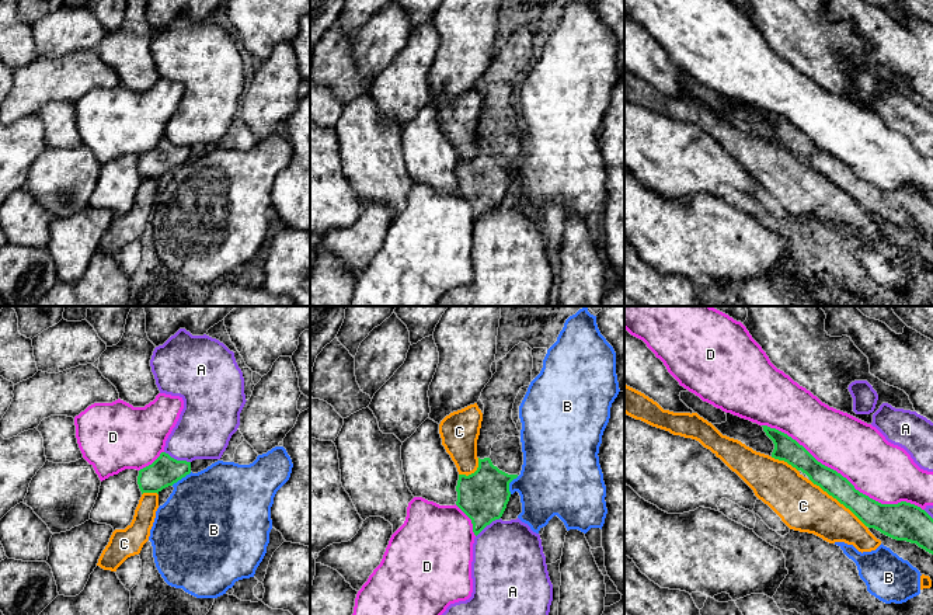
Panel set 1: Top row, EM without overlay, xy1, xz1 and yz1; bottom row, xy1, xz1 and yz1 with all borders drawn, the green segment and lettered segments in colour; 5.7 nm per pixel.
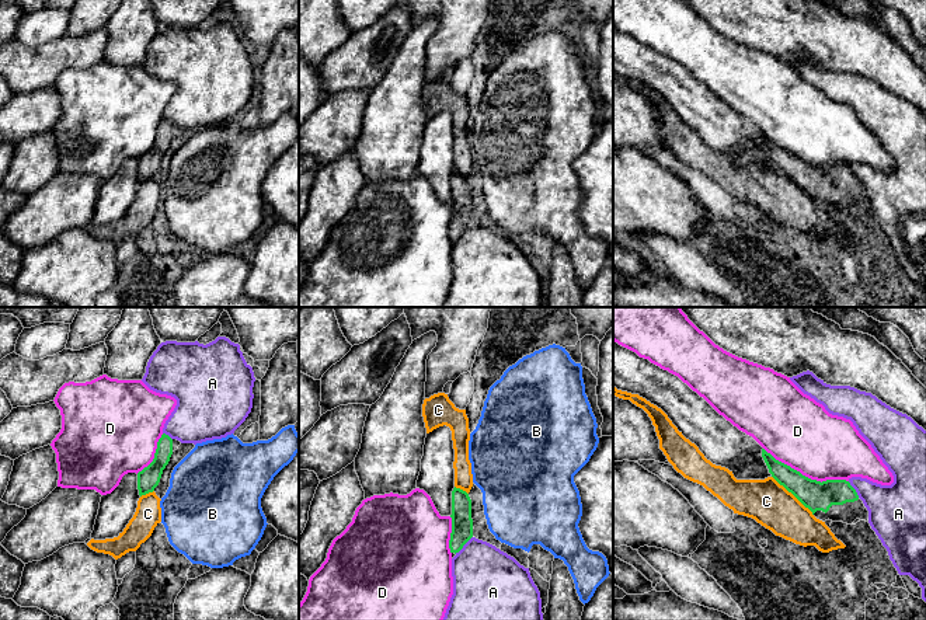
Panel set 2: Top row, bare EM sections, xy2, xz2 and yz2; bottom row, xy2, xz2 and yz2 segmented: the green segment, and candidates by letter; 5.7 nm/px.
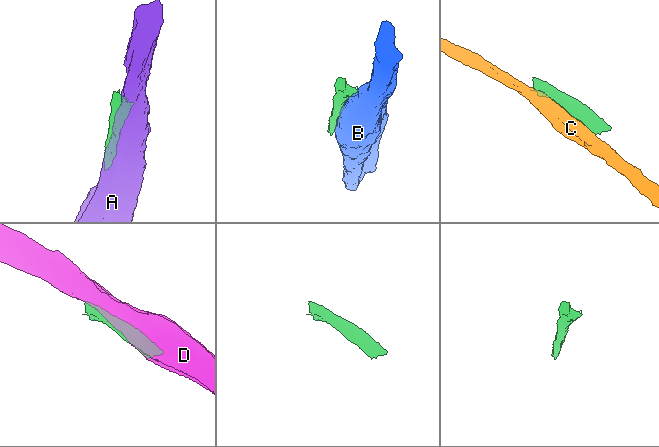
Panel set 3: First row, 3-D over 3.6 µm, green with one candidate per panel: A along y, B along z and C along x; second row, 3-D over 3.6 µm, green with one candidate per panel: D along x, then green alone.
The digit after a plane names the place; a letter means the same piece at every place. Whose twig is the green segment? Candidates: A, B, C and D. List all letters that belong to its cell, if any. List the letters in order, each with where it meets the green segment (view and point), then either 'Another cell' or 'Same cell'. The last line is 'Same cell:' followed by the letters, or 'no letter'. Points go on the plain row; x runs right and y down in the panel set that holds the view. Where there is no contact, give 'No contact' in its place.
A: Touches green at xy1 (176, 145). Another cell
B: Touches green at xy1 (181, 163). Another cell
C: Touches green at yz1 (838, 186). Another cell
D: Touches green at yz1 (842, 162). Another cell
Same cell: no letter

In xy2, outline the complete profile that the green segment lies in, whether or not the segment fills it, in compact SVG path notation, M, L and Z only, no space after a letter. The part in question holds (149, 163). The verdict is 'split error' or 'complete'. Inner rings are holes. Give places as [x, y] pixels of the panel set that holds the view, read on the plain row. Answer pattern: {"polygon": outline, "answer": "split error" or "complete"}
{"polygon": "M163 119L157 128L153 147L137 159L137 175L140 182L153 178L159 171L163 156L168 150L171 140L173 125Z", "answer": "complete"}

